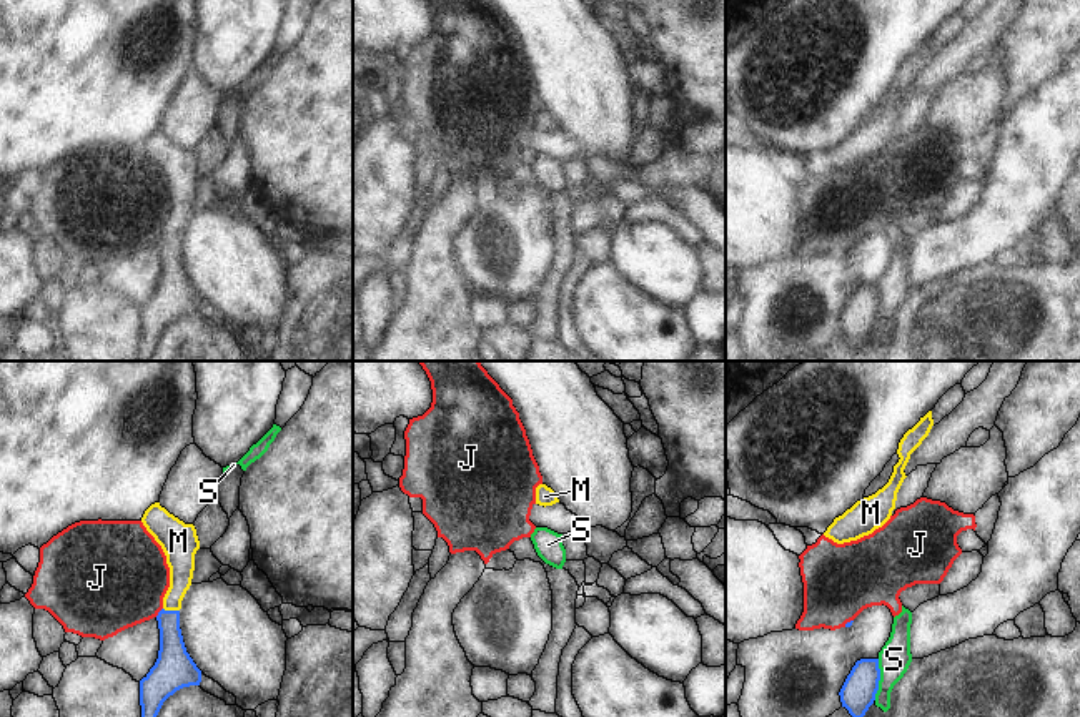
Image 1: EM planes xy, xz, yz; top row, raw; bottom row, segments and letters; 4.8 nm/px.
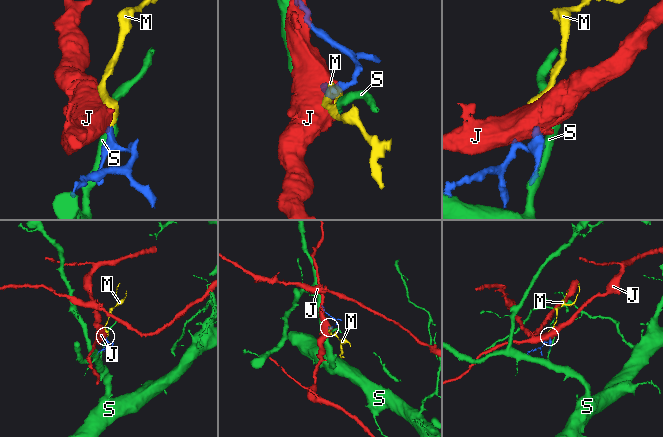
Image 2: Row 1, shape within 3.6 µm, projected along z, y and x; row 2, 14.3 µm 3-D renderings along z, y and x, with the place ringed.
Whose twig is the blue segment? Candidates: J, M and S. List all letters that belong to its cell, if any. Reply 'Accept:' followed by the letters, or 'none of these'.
Accept: M

